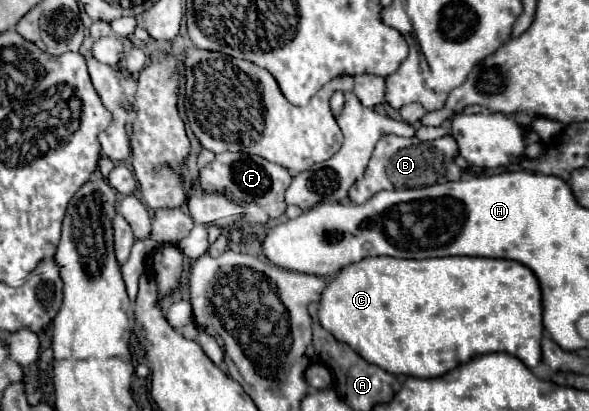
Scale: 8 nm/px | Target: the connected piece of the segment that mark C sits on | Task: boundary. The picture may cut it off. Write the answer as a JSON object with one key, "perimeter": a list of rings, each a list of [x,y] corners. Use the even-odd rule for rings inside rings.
{"perimeter":[[[367,257],[343,267],[321,291],[319,299],[319,323],[325,331],[329,331],[337,341],[347,343],[351,349],[355,349],[365,361],[379,365],[387,373],[393,375],[409,375],[409,377],[441,377],[449,373],[451,369],[471,361],[473,357],[487,355],[487,353],[509,353],[517,359],[521,359],[529,369],[537,367],[541,361],[541,335],[543,335],[543,323],[541,323],[541,289],[537,283],[537,277],[533,271],[517,261],[507,259],[485,259],[485,257],[443,257],[429,259],[401,259],[395,257]]]}

